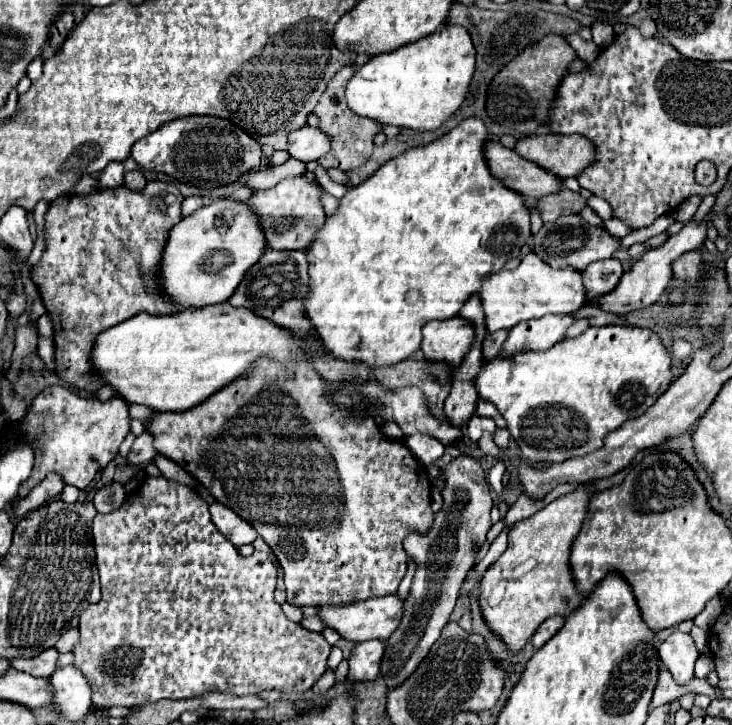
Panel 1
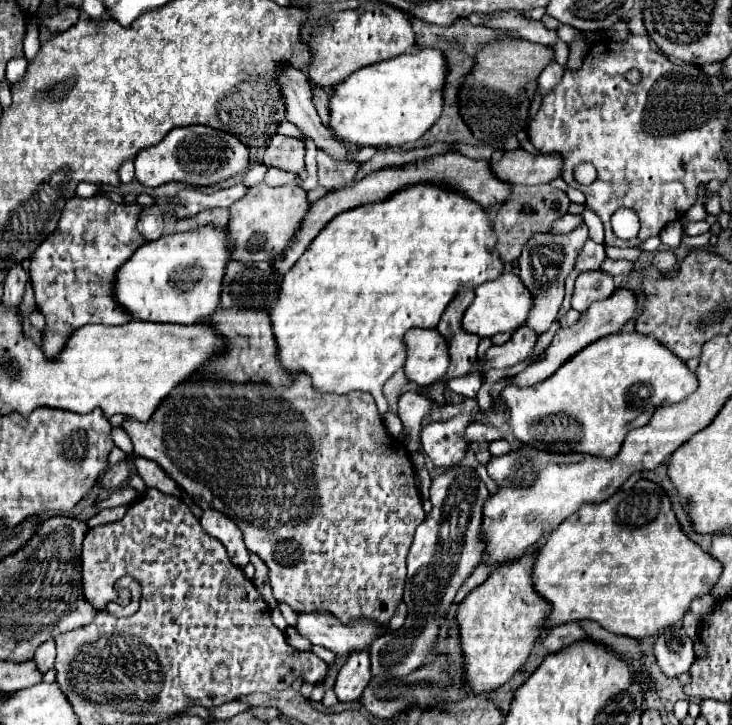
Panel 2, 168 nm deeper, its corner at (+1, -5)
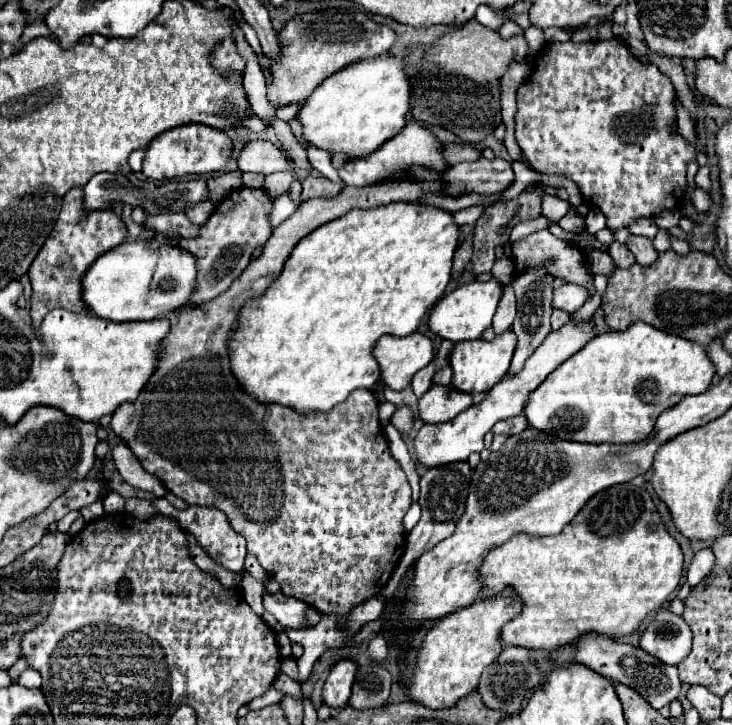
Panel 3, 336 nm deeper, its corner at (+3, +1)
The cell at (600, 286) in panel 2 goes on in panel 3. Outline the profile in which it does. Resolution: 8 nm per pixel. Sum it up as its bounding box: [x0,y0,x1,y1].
[552,283,588,313]

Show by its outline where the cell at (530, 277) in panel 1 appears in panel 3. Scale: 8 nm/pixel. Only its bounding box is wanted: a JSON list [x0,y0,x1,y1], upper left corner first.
[428,279,500,343]

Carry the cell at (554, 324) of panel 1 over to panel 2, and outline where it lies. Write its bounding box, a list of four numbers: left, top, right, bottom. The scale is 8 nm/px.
[484,325,538,369]

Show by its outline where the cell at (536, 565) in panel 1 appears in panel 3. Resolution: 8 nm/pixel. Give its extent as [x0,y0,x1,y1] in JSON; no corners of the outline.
[408,595,522,709]

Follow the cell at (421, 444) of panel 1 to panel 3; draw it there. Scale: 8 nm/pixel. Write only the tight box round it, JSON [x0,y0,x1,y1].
[414,321,594,467]

